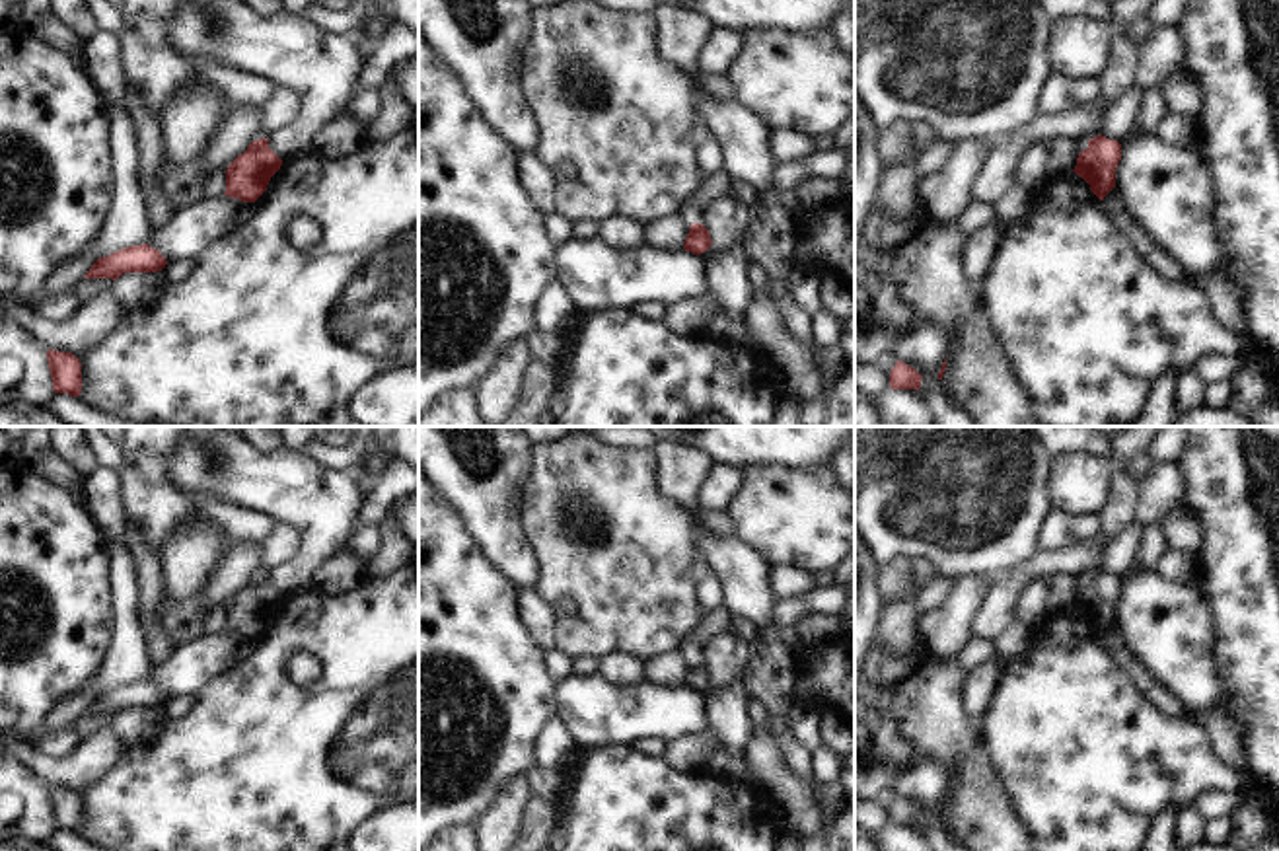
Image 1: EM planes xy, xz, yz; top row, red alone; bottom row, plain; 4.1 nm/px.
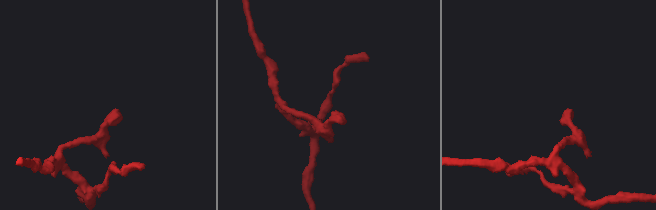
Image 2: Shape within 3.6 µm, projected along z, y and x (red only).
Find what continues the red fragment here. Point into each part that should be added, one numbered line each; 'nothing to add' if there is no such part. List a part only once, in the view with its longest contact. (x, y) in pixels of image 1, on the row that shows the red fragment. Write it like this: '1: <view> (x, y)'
nothing to add

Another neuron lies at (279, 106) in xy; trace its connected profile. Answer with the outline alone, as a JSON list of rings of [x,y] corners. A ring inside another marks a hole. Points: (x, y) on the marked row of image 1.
[[[274,90],[274,93],[261,107],[261,138],[280,136],[290,129],[290,113],[296,103],[290,93]]]

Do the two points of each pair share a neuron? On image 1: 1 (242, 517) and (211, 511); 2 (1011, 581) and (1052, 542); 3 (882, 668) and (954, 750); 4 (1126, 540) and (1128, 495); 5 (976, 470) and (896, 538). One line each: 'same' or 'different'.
1: same
2: different
3: same
4: different
5: same

